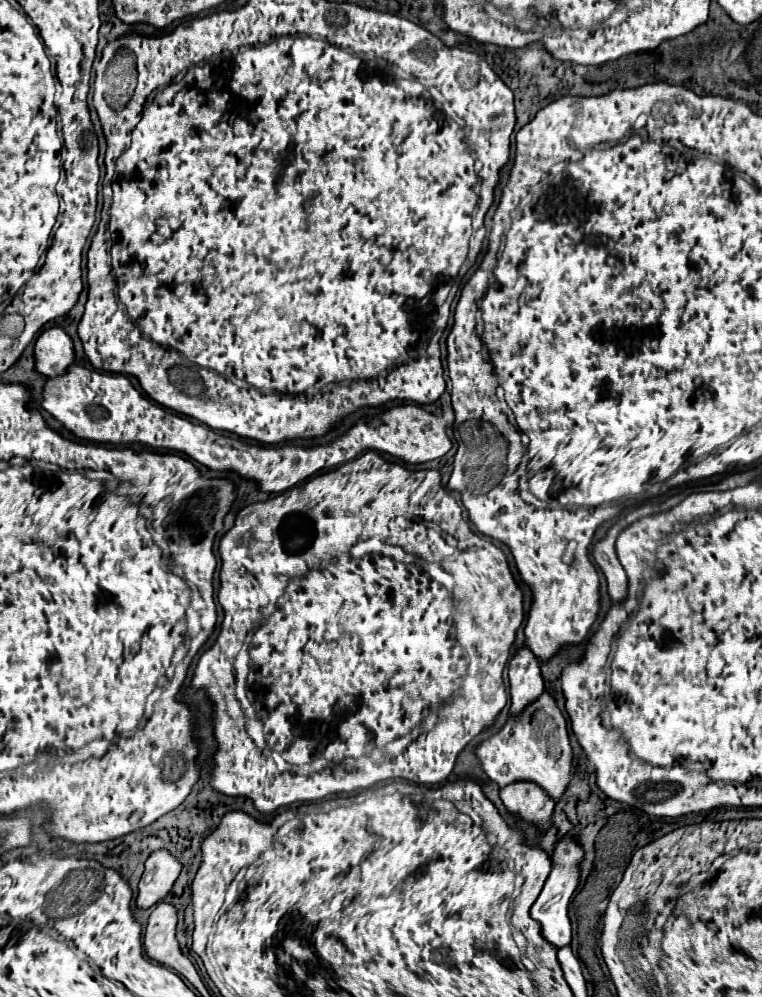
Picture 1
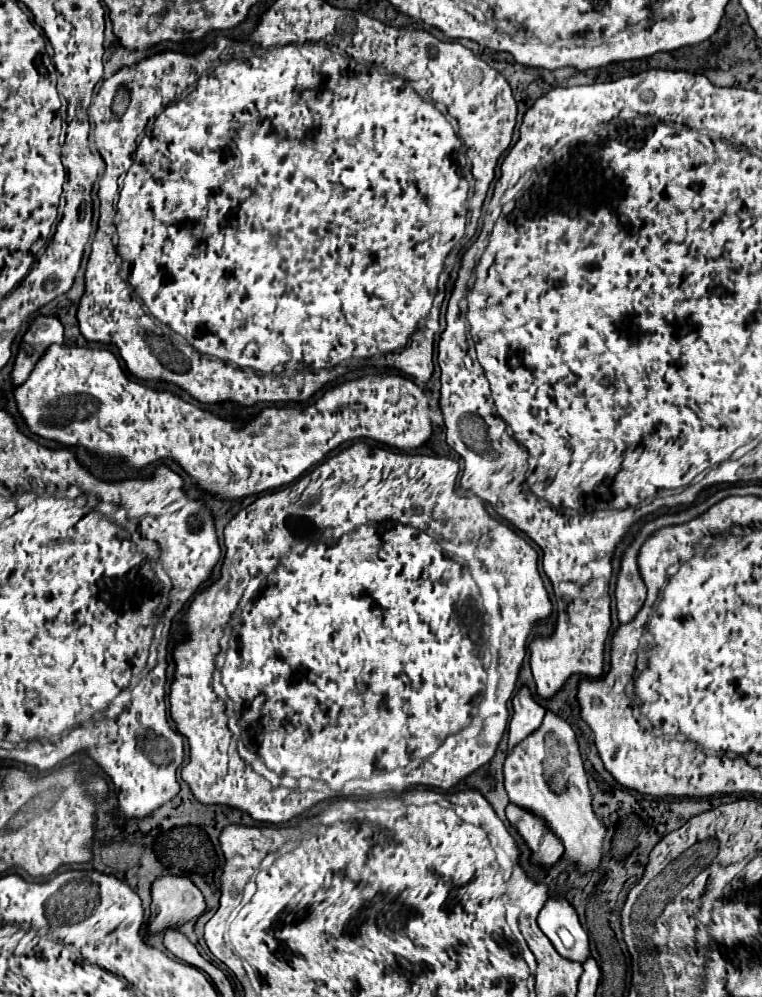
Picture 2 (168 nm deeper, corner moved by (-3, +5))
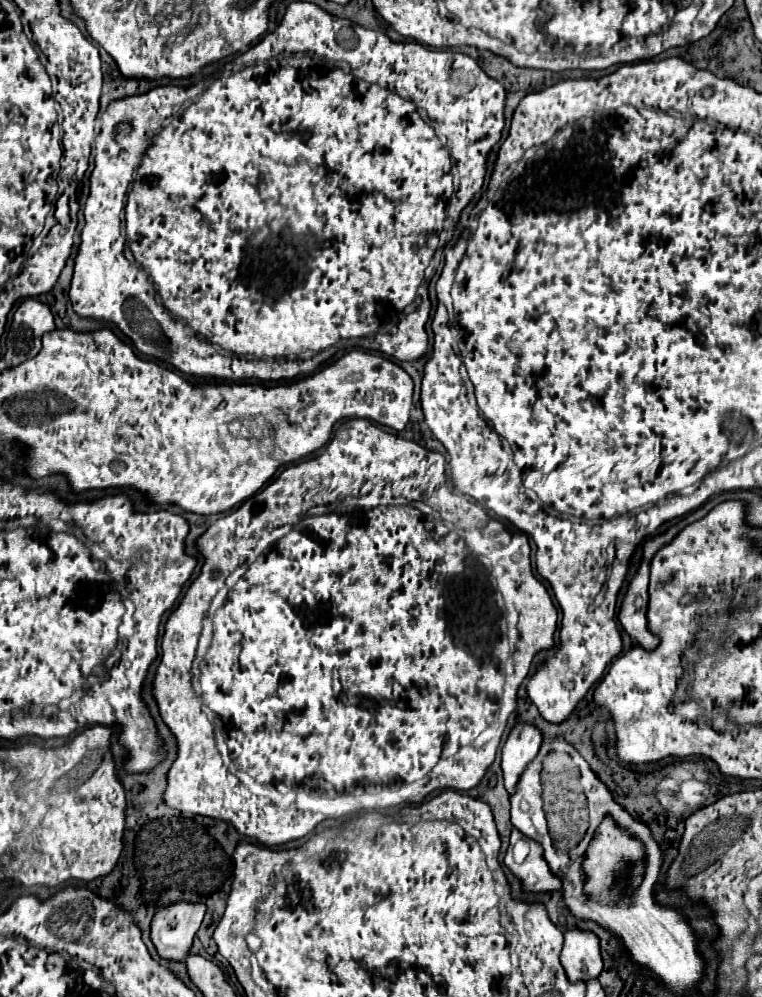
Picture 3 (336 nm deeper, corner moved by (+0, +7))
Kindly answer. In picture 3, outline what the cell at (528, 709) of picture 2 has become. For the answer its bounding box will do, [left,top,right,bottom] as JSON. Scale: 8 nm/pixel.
[502,722,542,794]

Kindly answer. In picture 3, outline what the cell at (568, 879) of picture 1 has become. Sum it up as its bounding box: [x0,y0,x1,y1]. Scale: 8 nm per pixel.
[560,930,602,980]

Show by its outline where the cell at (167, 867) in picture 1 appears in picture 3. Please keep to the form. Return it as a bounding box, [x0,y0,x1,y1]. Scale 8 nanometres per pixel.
[150,900,206,960]

